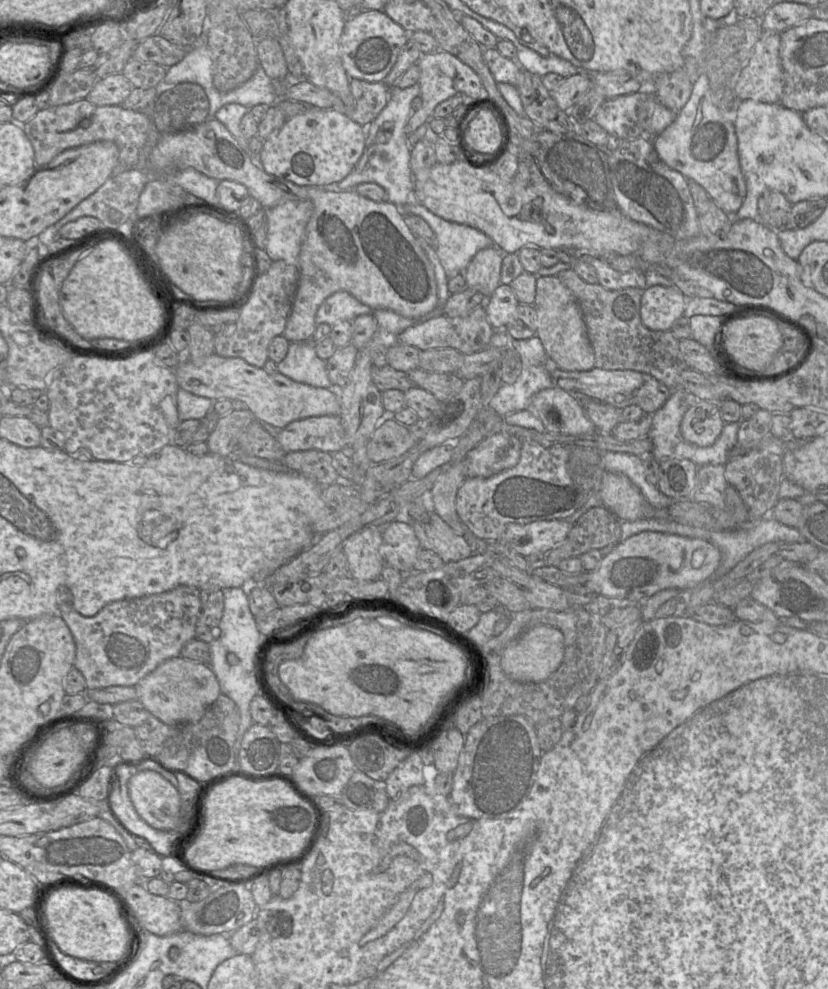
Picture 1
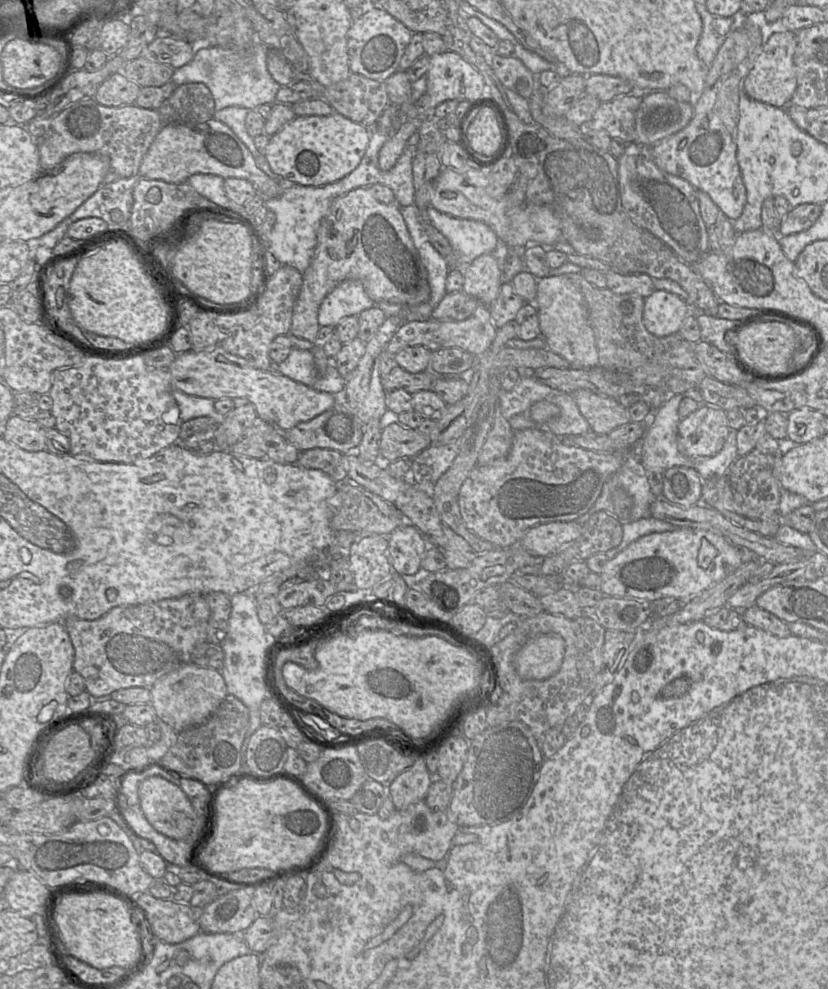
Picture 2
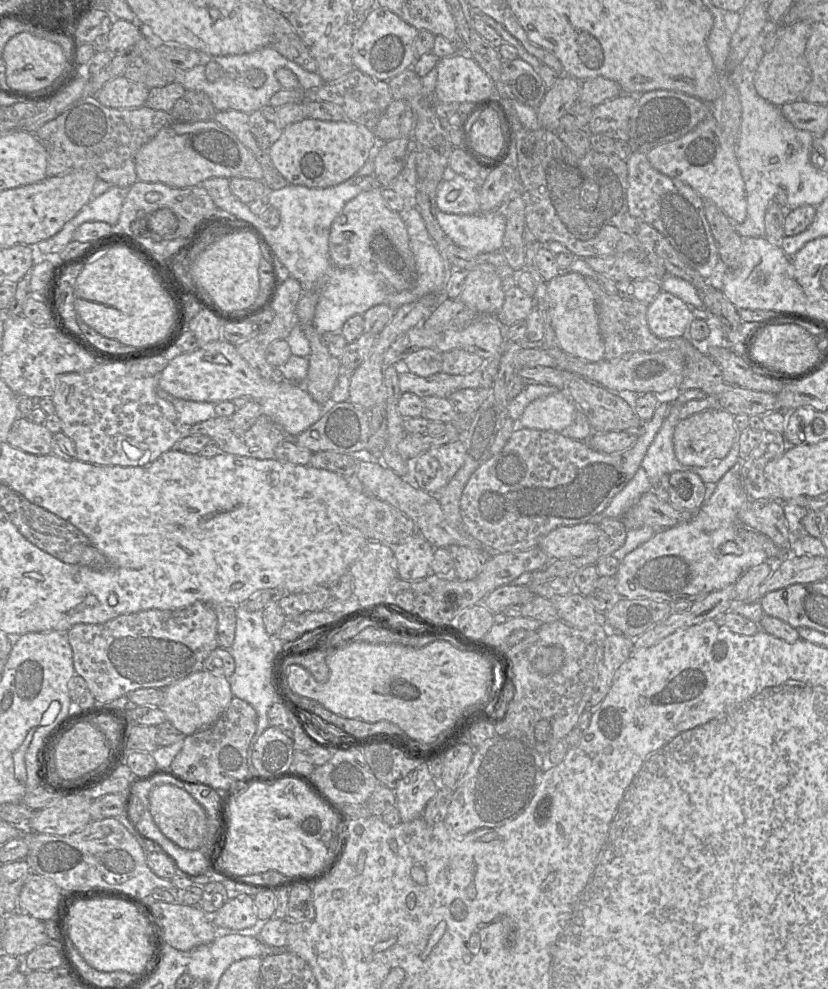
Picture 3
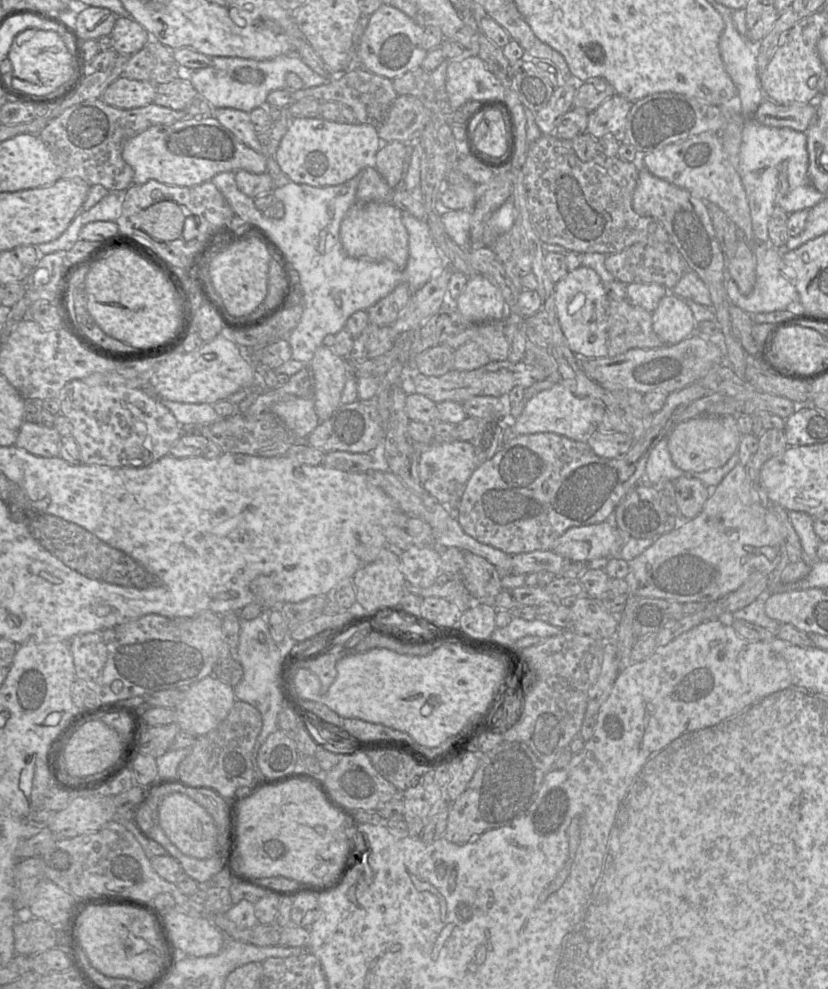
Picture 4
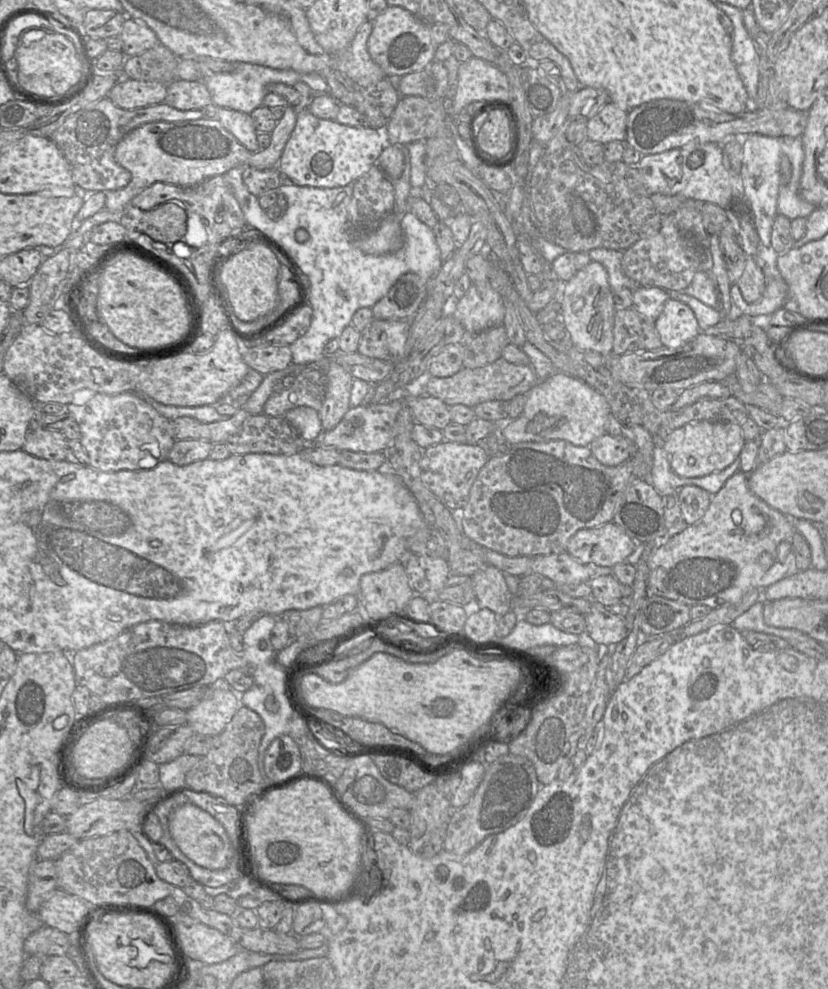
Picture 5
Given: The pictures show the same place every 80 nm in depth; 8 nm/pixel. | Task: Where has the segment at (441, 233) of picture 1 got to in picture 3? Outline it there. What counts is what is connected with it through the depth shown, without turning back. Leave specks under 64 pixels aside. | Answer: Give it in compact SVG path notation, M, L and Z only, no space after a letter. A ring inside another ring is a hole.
M436 210L435 217L452 242L471 254L496 252L502 247L506 219L501 210L473 215Z

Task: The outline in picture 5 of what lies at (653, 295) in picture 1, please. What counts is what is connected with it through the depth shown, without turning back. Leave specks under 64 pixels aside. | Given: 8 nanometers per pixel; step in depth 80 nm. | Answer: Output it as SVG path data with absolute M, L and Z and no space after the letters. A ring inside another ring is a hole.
M671 298L666 301L654 325L662 345L667 348L680 348L700 333L697 319L690 307Z

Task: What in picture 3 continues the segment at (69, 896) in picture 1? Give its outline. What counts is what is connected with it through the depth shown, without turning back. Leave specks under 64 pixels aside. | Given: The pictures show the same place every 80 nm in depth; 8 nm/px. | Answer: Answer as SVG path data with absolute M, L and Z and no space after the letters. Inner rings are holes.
M112 898L74 900L64 914L64 926L72 946L93 968L139 973L151 952L151 927L146 917L128 902Z

